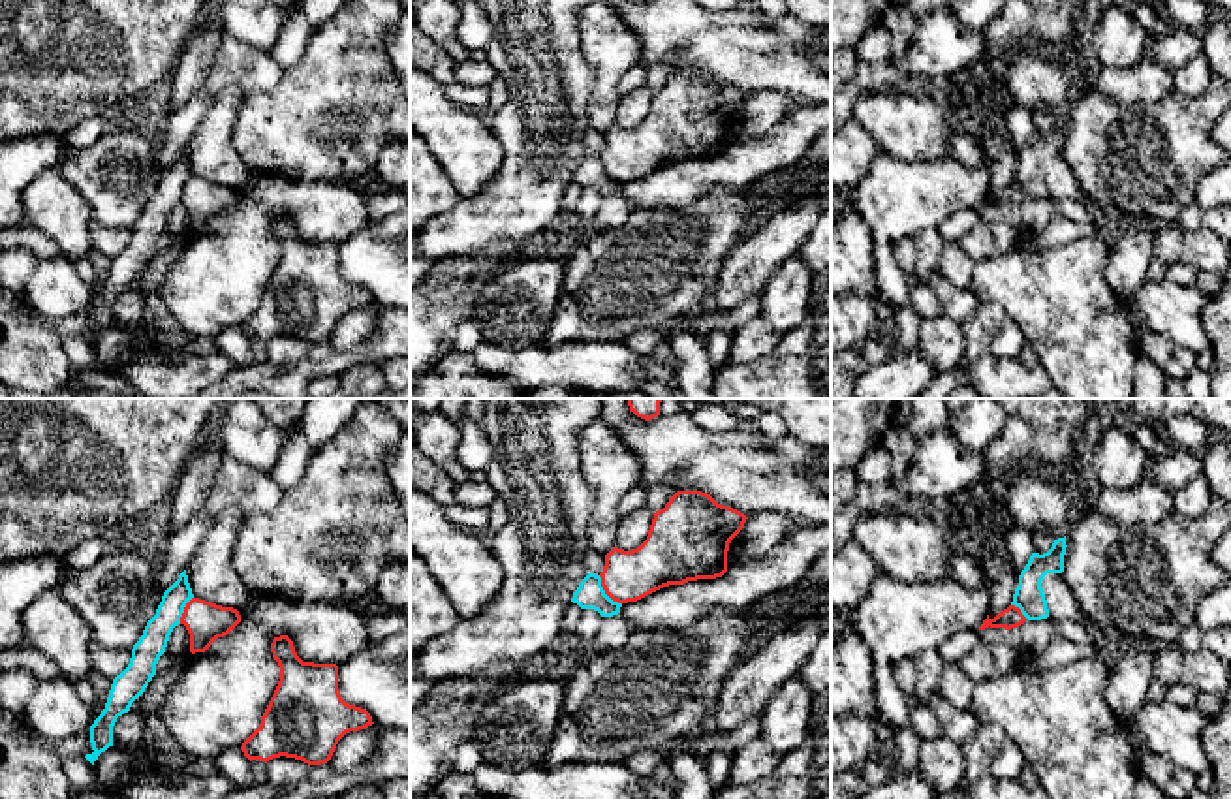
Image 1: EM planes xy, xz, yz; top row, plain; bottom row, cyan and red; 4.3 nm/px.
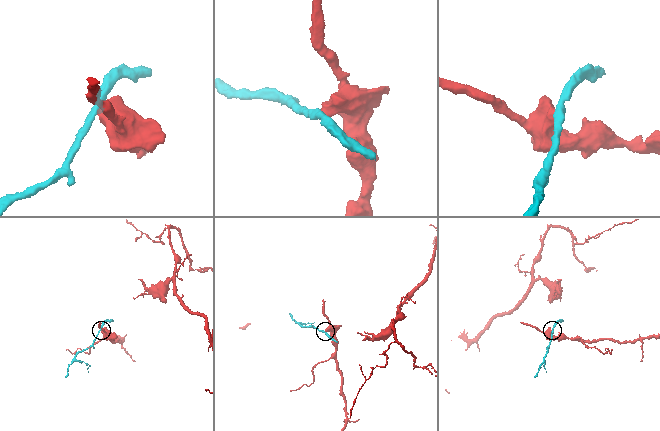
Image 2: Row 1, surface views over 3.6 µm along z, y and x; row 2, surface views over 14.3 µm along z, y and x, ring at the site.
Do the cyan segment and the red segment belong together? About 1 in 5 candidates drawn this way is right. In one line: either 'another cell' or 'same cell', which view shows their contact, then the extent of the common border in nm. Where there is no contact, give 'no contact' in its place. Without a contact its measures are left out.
another cell | xz | 160 nm

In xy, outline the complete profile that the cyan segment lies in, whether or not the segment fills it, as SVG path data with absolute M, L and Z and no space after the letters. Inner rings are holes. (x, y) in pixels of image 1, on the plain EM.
M186 149L164 171L156 194L147 201L143 214L132 227L128 246L113 258L109 276L101 293L90 305L92 333L85 337L94 344L98 335L113 325L113 305L130 290L132 282L145 271L156 254L156 243L165 231L169 214L194 177Z

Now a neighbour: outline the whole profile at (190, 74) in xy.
M207 21L188 39L188 45L158 100L158 115L164 117L186 105L203 88L222 39L214 21Z

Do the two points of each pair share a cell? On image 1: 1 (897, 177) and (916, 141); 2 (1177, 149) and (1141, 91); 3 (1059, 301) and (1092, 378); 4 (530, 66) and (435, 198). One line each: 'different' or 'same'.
1: different
2: different
3: same
4: different

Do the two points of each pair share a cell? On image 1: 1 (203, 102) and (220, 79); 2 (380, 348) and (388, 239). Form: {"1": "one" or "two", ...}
{"1": "two", "2": "two"}

